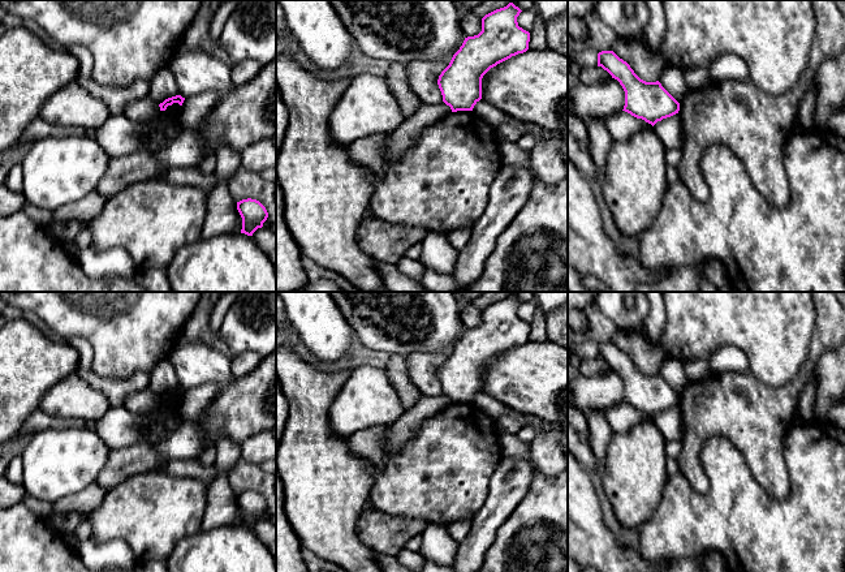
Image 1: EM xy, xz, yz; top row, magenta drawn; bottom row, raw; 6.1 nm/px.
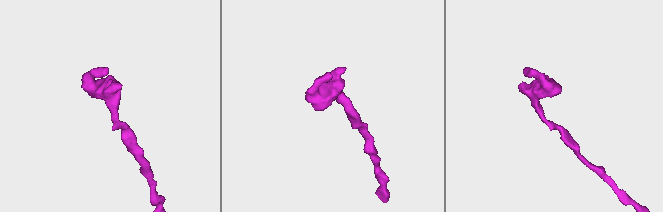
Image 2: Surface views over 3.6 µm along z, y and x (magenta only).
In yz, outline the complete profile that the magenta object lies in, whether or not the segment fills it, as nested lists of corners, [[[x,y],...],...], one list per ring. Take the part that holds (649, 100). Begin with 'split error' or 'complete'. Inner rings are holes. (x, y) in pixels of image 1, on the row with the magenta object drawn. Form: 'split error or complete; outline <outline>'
complete; outline [[[613,51],[598,53],[598,66],[617,79],[625,91],[625,112],[642,119],[652,126],[663,119],[680,111],[680,103],[661,86],[659,81],[641,79],[630,65]]]

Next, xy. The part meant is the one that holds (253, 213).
complete; outline [[[242,199],[237,202],[237,210],[242,218],[241,233],[253,236],[253,233],[263,227],[268,218],[266,207],[256,199]]]

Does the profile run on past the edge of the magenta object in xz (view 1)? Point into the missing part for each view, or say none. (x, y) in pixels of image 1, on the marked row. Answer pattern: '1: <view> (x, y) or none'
1: none

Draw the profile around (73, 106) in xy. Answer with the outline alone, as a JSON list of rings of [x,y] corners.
[[[78,81],[70,82],[49,96],[39,112],[39,117],[48,124],[62,128],[85,128],[89,132],[102,128],[109,116],[108,107]]]

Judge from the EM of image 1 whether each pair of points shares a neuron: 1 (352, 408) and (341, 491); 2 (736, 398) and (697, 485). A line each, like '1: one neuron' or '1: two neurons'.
1: two neurons
2: one neuron

